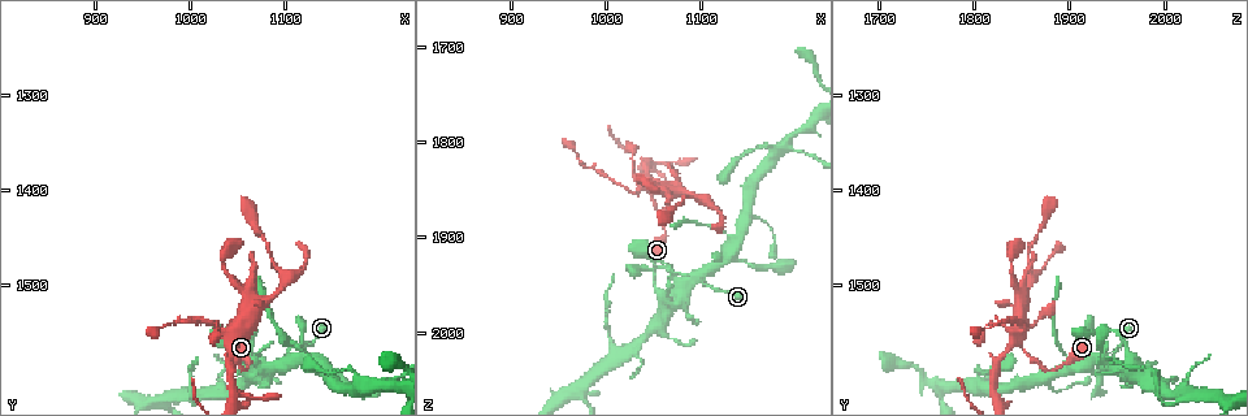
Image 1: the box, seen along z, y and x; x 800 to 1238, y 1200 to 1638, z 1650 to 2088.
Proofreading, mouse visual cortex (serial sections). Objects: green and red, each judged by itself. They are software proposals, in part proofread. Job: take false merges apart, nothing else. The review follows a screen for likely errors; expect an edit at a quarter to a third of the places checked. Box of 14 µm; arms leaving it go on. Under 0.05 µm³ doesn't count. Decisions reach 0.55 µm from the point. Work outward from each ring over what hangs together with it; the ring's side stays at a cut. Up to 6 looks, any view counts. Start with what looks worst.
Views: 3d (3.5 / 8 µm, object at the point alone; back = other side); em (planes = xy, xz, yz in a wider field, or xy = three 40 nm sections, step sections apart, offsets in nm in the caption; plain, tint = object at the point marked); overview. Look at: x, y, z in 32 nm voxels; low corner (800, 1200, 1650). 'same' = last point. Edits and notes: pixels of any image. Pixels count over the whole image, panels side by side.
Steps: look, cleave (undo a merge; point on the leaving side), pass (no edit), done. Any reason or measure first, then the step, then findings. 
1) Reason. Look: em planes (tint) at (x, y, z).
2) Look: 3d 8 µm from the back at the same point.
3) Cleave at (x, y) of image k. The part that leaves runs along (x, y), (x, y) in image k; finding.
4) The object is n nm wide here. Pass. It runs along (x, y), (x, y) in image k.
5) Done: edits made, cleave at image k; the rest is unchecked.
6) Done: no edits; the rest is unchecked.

Small branch off a trunk. Look: 3d 3.5 µm at (1125, 1570, 1895).

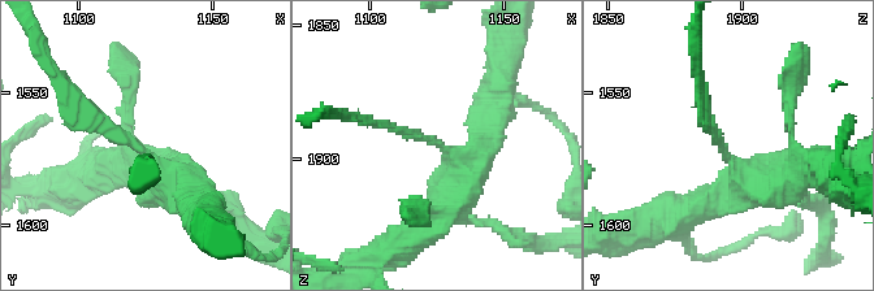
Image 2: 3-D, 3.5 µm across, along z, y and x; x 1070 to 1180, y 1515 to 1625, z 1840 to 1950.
3 arms meet here; the arms are 150, 400, 400 nm wide; need the tissue. Look: em xy step 5 (tint) at (1126, 1574, 1894).

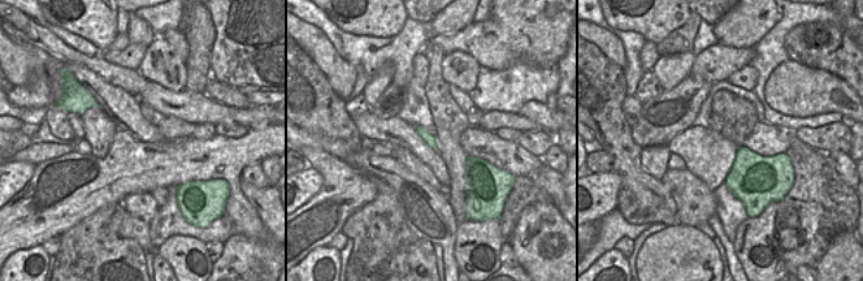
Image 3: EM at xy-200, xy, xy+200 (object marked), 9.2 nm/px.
Pass. It runs along (792, 177), (747, 181), (717, 140), (706, 100) in image 2; one cell here.

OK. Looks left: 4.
Thick turns thin. Look: 3d 3.5 µm at (1180, 1610, 1810).

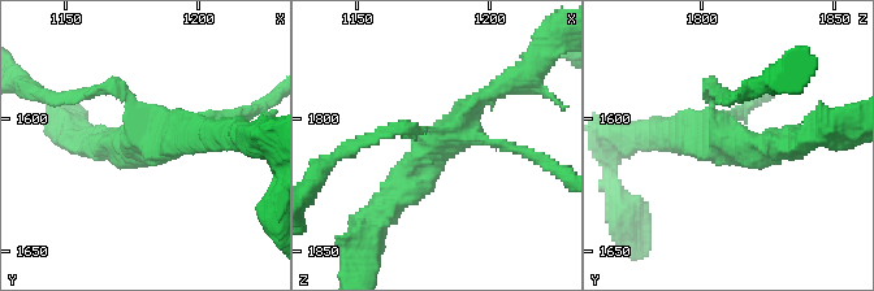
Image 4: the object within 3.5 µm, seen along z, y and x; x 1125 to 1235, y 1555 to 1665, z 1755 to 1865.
4 arms meet here; the arms are 150, 150, 250, 350 nm wide. Look: em xy step 5 (tint) at (1180, 1608, 1810).

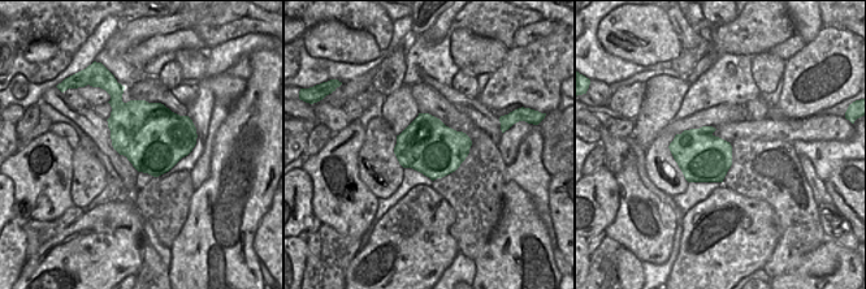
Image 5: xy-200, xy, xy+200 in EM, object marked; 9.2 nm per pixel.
Look: em planes (tint) at the same point.

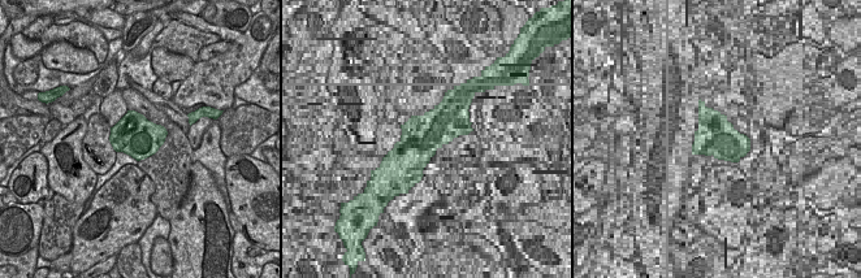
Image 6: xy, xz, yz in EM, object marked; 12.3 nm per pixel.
Pass. It runs along (385, 209), (466, 113), (501, 87) in image 4; continuous, no second cell.

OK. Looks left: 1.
Done: no edits; the rest is unchecked.

